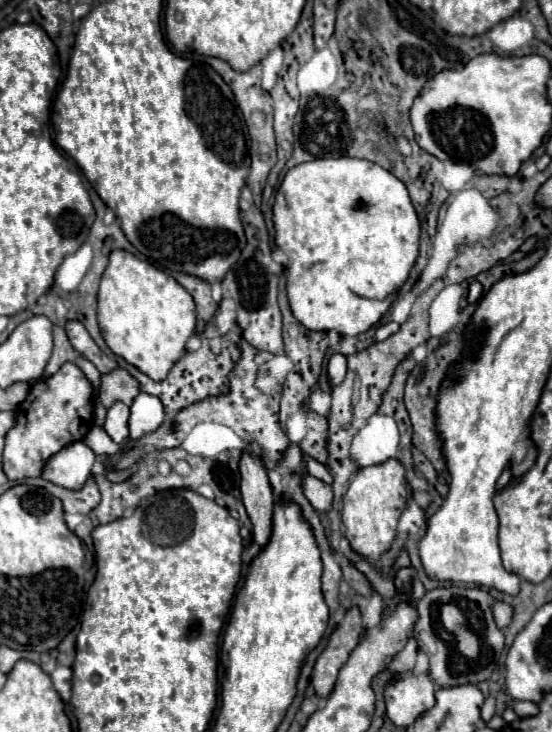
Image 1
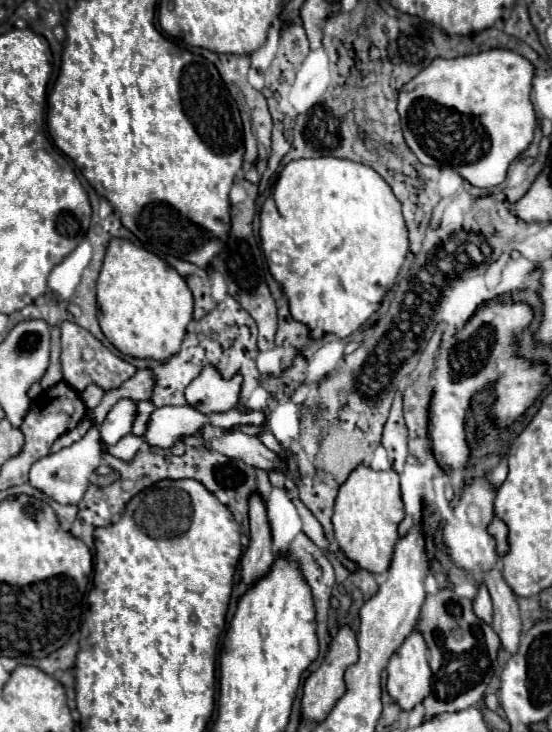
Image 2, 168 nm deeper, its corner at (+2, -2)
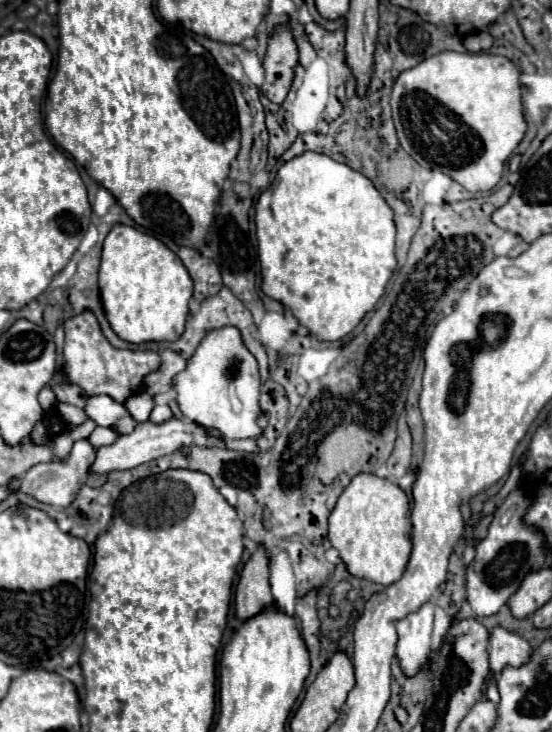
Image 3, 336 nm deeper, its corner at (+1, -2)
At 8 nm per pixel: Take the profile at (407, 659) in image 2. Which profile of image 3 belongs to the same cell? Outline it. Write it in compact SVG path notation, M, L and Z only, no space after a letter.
M428 601L418 611L396 623L398 645L396 657L400 659L400 667L406 675L414 675L430 655L430 635L434 621L434 605Z

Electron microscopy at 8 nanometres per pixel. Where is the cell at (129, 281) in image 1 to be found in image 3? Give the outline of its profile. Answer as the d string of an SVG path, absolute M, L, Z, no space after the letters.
M114 225L102 249L100 297L112 329L124 341L174 341L184 331L192 279L180 257L162 241L134 227Z

